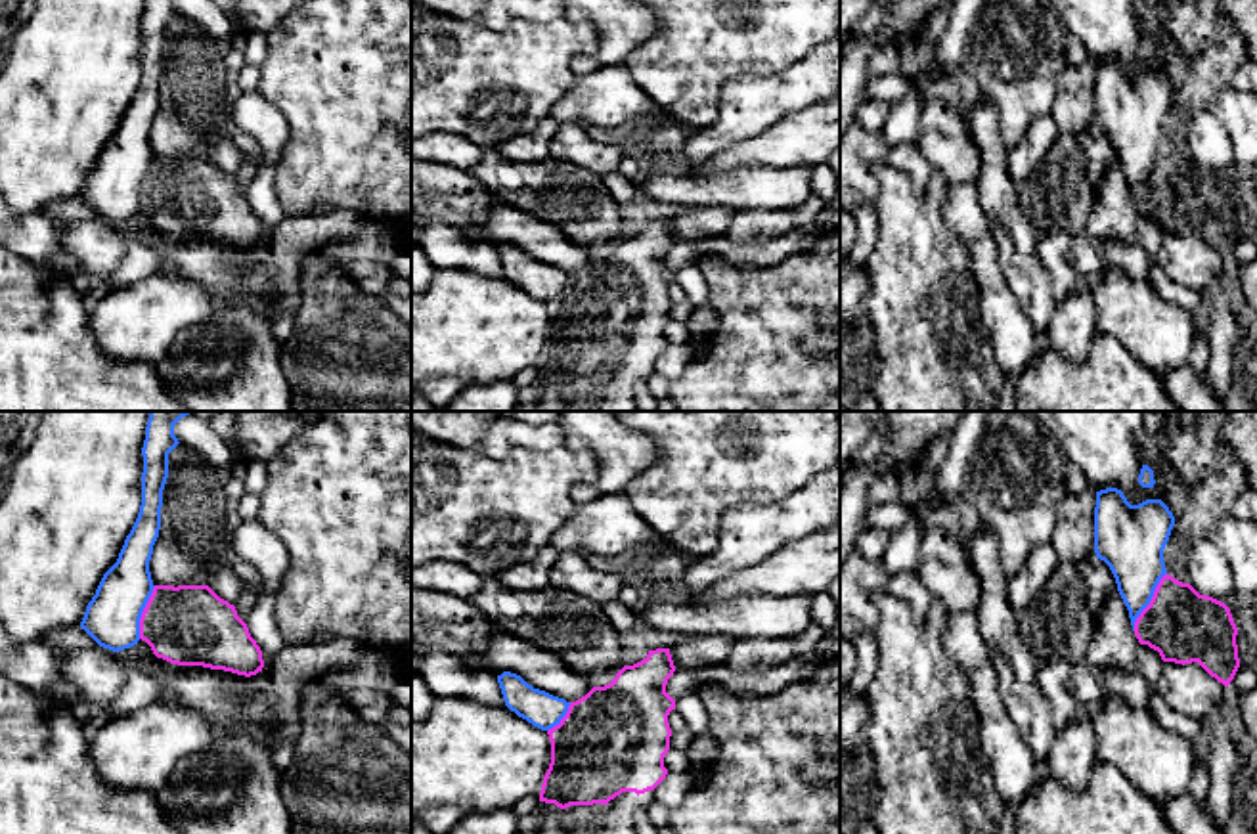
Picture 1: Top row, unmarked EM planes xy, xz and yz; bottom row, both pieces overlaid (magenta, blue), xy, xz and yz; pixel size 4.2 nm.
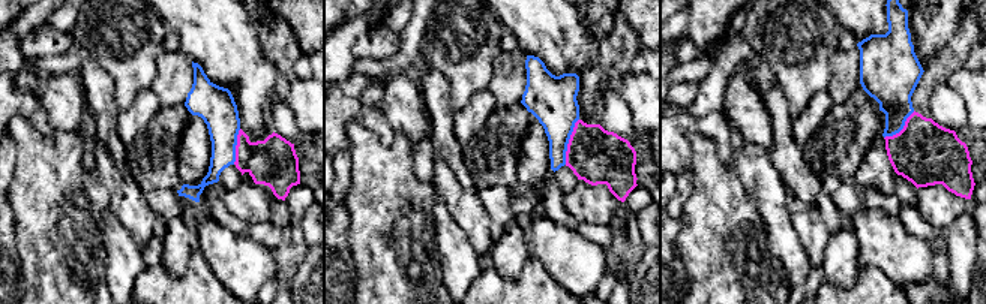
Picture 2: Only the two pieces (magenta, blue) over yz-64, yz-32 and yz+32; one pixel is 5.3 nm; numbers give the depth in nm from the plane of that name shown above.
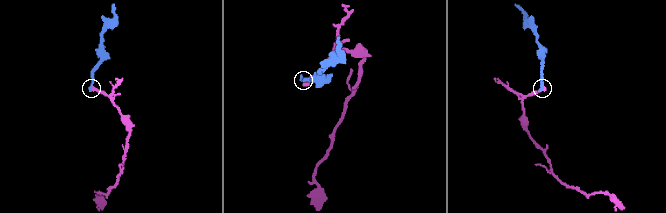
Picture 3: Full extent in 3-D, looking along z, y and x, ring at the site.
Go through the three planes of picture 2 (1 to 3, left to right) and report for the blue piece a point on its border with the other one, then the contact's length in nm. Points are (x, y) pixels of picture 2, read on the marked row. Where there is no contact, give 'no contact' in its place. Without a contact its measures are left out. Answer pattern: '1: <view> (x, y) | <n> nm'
1: yz-64 (236, 147) | 200 nm
2: yz-32 (569, 141) | 260 nm
3: yz+32 (902, 129) | 220 nm

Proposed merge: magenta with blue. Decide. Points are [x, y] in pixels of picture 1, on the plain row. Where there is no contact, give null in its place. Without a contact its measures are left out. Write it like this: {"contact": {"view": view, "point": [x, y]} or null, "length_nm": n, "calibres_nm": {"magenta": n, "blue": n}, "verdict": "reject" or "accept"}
{"contact": {"view": "yz", "point": [1150, 173]}, "length_nm": 280, "calibres_nm": {"magenta": 300, "blue": 260}, "verdict": "accept"}

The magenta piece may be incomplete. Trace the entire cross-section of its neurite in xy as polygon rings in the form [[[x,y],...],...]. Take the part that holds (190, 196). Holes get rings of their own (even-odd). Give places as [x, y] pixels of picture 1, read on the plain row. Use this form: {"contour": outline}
{"contour": [[[145,0],[142,19],[142,77],[124,111],[117,134],[103,145],[96,166],[86,178],[80,199],[103,220],[113,224],[145,212],[157,230],[178,237],[203,237],[237,247],[256,247],[264,239],[262,222],[247,195],[228,172],[209,157],[155,157],[149,143],[153,117],[161,101],[163,61],[168,50],[168,25],[178,17],[174,0]]]}

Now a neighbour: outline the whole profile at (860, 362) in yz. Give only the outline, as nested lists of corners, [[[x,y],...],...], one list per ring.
[[[840,254],[840,411],[871,392],[880,367],[876,337],[865,310],[869,272]]]

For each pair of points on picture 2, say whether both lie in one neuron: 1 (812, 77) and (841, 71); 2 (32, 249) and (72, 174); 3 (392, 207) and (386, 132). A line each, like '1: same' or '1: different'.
1: different
2: same
3: different

